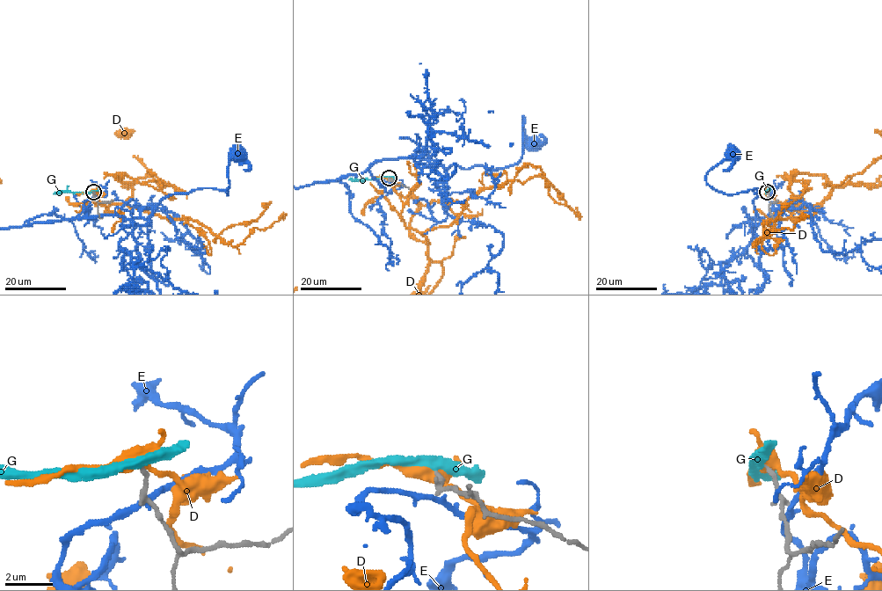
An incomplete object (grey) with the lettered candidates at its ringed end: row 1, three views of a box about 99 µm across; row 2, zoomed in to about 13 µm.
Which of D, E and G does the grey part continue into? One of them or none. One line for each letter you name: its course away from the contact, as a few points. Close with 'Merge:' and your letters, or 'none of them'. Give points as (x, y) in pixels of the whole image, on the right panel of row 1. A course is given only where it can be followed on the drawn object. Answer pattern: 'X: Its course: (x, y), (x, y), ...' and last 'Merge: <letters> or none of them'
Merge: G

